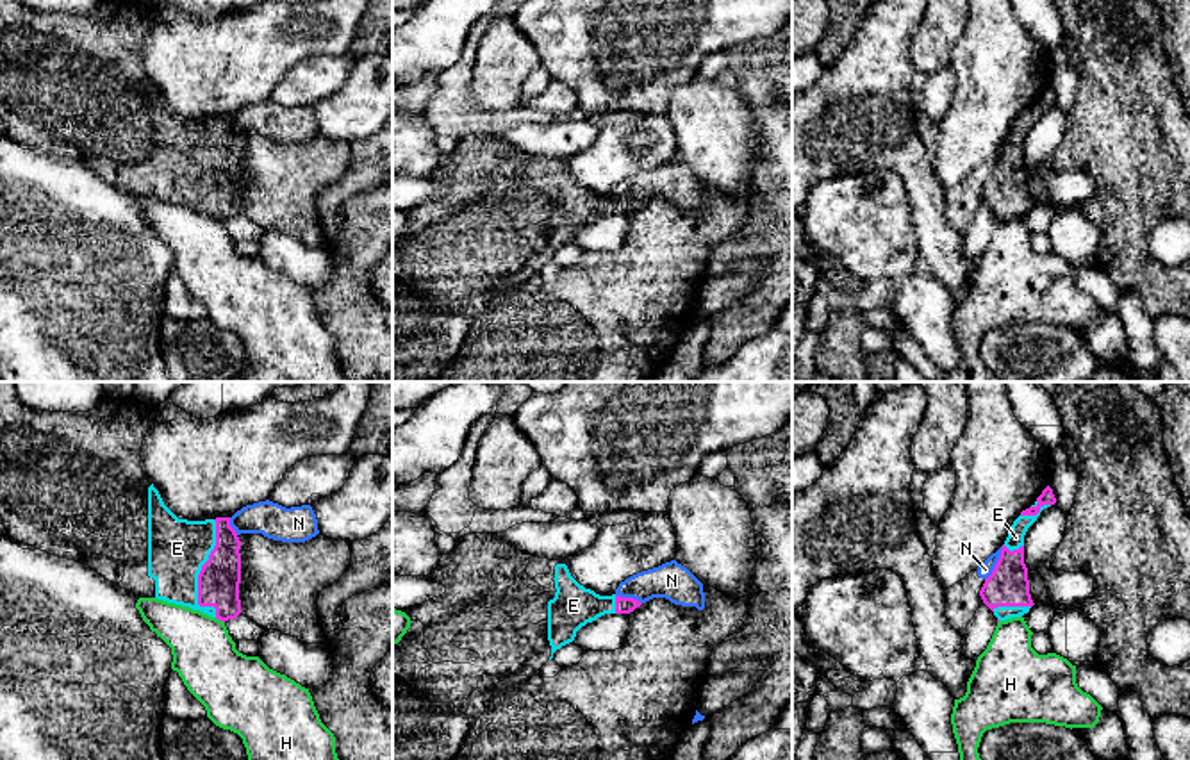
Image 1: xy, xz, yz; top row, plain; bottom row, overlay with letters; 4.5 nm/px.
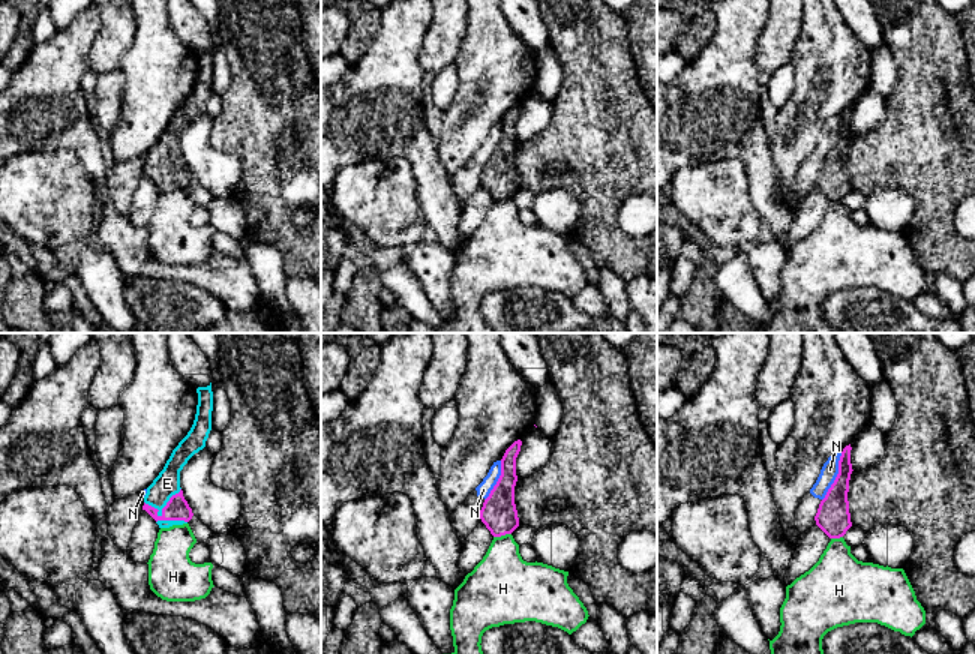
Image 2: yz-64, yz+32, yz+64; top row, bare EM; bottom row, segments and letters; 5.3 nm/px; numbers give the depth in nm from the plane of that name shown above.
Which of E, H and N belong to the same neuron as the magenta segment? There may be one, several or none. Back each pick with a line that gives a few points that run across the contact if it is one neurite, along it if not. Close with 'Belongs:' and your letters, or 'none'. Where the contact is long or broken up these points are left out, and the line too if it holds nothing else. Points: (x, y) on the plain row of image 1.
Belongs: E

